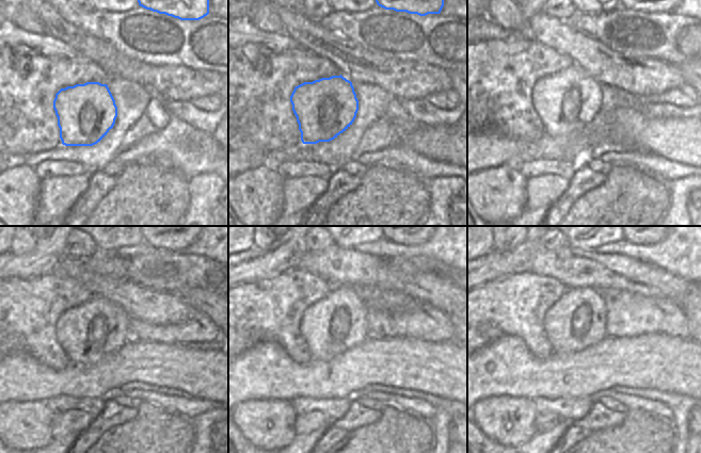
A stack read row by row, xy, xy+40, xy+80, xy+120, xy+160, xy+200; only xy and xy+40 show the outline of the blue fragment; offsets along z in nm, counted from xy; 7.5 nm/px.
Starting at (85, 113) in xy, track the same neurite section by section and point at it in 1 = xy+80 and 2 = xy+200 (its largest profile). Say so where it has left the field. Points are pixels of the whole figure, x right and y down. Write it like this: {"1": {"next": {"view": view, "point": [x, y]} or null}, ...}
{"1": {"next": {"view": "xy+80", "point": [568, 100]}}, "2": {"next": {"view": "xy+200", "point": [577, 320]}}}

